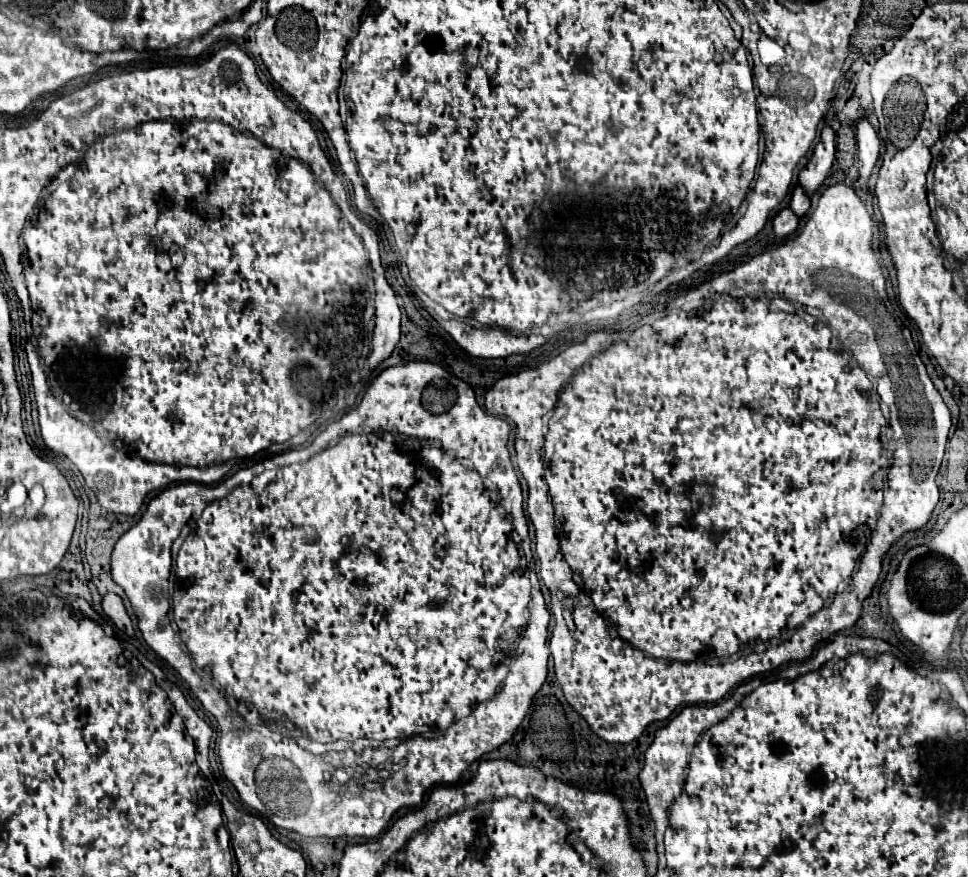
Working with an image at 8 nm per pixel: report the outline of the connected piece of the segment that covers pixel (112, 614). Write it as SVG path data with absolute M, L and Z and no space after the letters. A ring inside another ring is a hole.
M116 593L104 595L102 607L104 607L104 613L114 621L114 625L116 625L118 629L122 629L128 637L134 637L134 625L132 625L132 619L128 617L126 607L124 607L122 599L120 599Z

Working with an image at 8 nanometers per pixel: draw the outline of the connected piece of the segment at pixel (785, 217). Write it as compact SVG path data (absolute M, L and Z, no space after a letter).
M782 209L776 217L774 217L774 235L778 239L786 239L790 237L798 227L798 217L790 211L790 209Z

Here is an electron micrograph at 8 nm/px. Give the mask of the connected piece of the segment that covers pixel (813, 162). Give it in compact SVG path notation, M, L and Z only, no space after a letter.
M824 127L822 129L822 135L820 135L820 143L816 143L814 147L814 155L812 159L808 161L808 165L800 171L800 177L798 177L798 183L800 187L812 195L822 183L824 179L828 177L830 169L832 169L832 163L834 163L834 157L836 155L836 141L834 141L834 131L830 127Z

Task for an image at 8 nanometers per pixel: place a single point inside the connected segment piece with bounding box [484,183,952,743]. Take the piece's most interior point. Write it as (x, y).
(676, 457)

